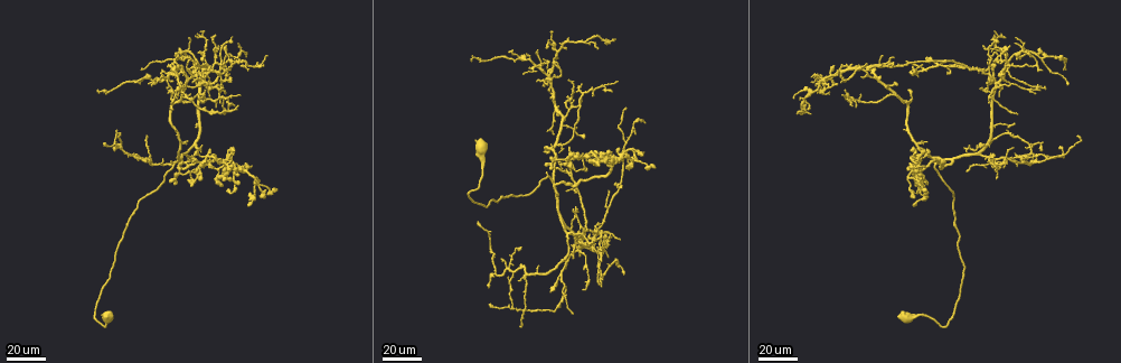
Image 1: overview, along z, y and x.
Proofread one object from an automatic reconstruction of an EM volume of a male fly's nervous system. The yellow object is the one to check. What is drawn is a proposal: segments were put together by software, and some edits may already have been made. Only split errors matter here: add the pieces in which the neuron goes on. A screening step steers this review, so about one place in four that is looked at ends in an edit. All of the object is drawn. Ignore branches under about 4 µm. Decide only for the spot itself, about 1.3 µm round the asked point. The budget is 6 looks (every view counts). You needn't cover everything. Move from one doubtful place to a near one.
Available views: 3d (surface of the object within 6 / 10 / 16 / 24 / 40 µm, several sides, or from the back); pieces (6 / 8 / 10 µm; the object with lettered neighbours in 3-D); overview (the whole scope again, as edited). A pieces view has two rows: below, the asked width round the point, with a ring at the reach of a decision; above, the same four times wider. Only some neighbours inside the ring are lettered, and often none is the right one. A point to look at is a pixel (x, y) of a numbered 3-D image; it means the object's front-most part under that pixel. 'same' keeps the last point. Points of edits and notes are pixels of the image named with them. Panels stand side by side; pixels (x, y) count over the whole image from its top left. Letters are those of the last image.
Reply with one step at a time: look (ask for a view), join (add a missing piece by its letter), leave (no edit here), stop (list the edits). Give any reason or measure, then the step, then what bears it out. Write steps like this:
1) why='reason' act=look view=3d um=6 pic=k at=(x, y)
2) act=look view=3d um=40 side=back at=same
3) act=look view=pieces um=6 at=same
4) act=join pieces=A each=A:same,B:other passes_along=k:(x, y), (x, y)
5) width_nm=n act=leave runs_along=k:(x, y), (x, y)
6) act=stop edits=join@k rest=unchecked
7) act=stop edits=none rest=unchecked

why='tapers out' act=look view=3d um=24 pic=1 at=(568, 146)

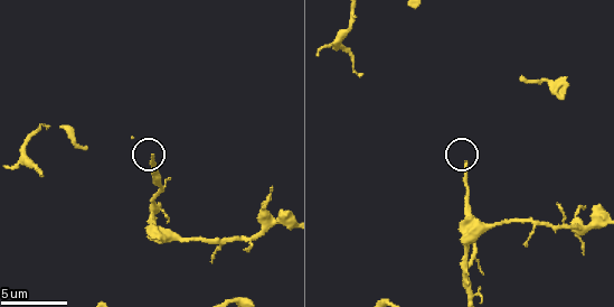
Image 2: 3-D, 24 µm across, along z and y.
act=look view=pieces um=10 pic=2 at=(150, 154)

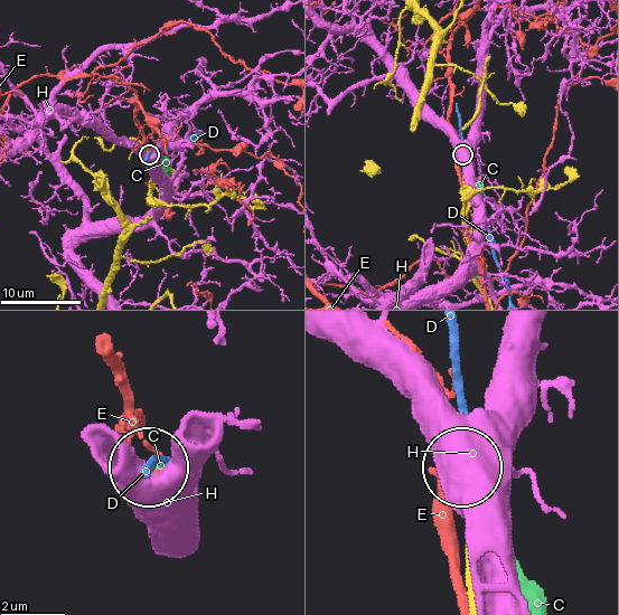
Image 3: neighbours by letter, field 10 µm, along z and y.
act=leave each=C:other,D:other,E:other,H:other found='no lettered piece goes on from it'

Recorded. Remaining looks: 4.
why='free end' act=look view=3d um=40 pic=1 at=(837, 82)

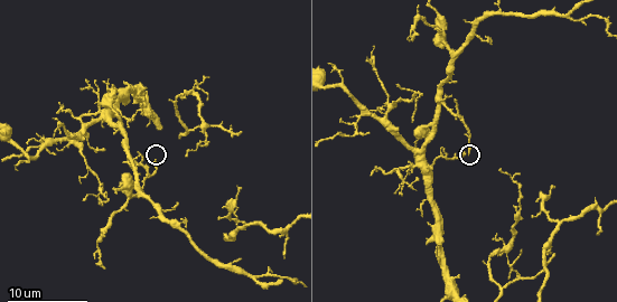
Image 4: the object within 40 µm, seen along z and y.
act=look view=pieces um=10 pic=4 at=(469, 155)

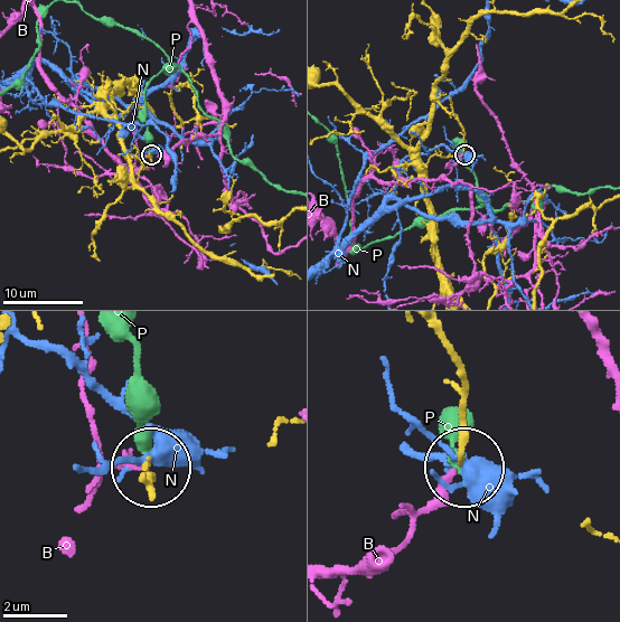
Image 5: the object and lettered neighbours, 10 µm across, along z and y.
width_nm=170 act=leave each=B:other,N:other,P:other runs_along=5:(439, 331), (466, 395), (458, 464) found='none of them fits'

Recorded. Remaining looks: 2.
why='thin end' act=look view=3d um=24 pic=1 at=(229, 67)

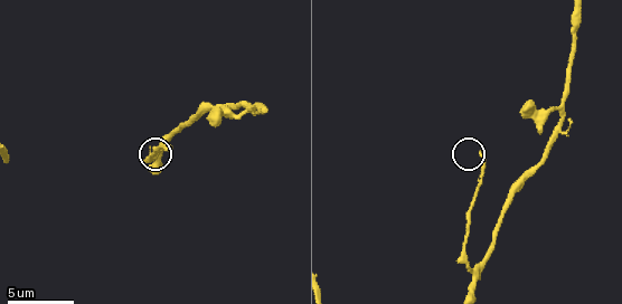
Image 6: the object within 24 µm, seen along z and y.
act=look view=pieces um=8 pic=6 at=(479, 154)

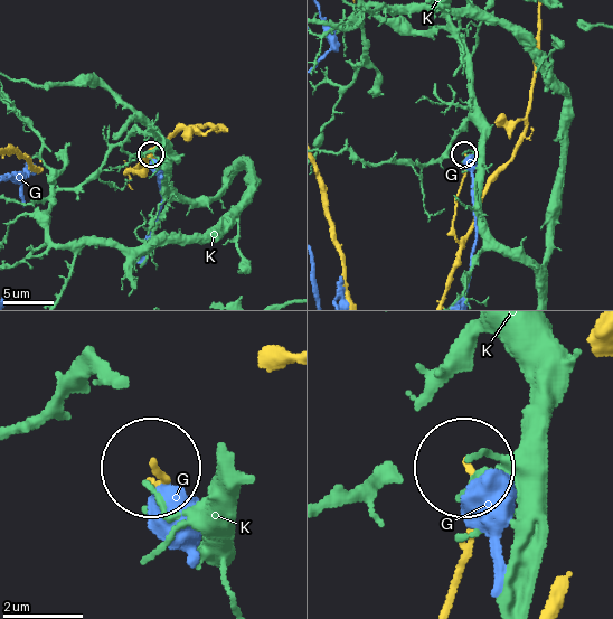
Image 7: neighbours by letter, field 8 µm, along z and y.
act=leave each=G:other,K:other found='none of them fits'

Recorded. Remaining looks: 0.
act=stop edits=none rest=unchecked

